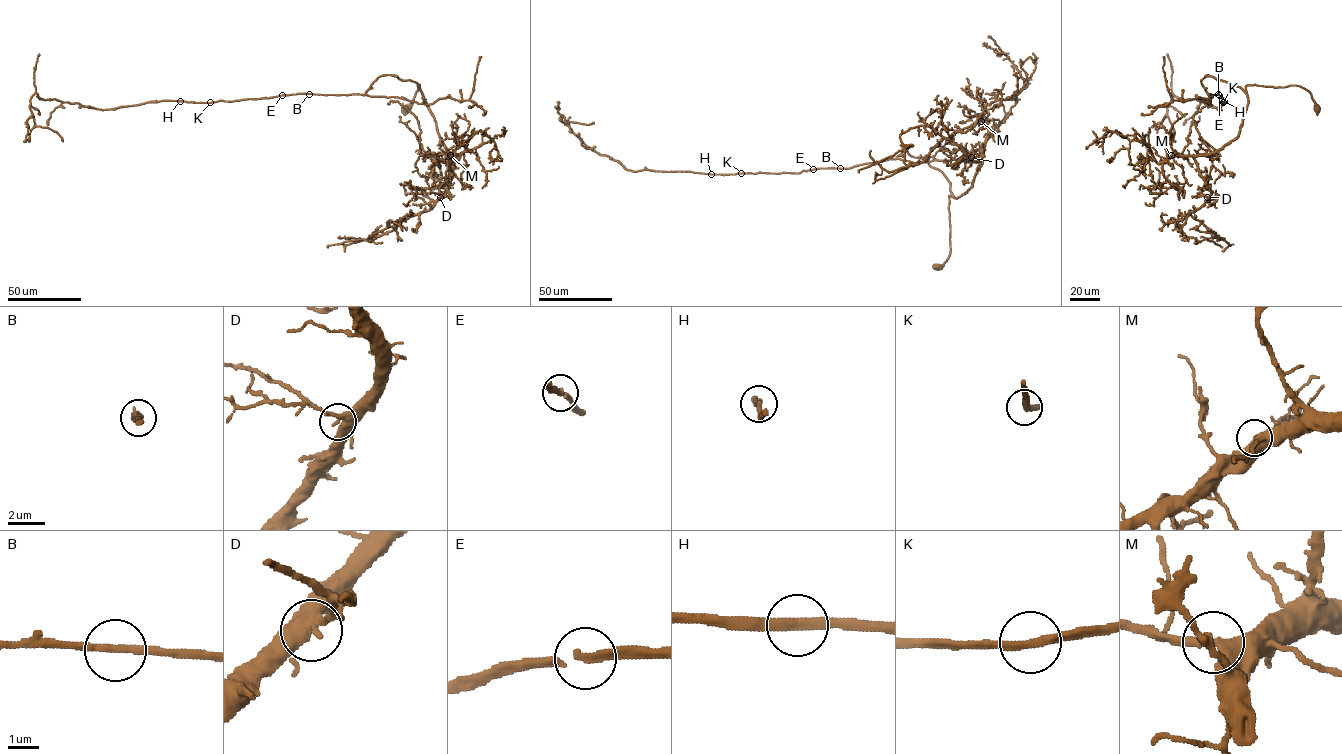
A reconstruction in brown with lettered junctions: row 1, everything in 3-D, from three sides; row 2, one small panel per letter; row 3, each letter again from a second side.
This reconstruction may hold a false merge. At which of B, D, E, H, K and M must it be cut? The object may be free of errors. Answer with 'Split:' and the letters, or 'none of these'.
Split: none of these

